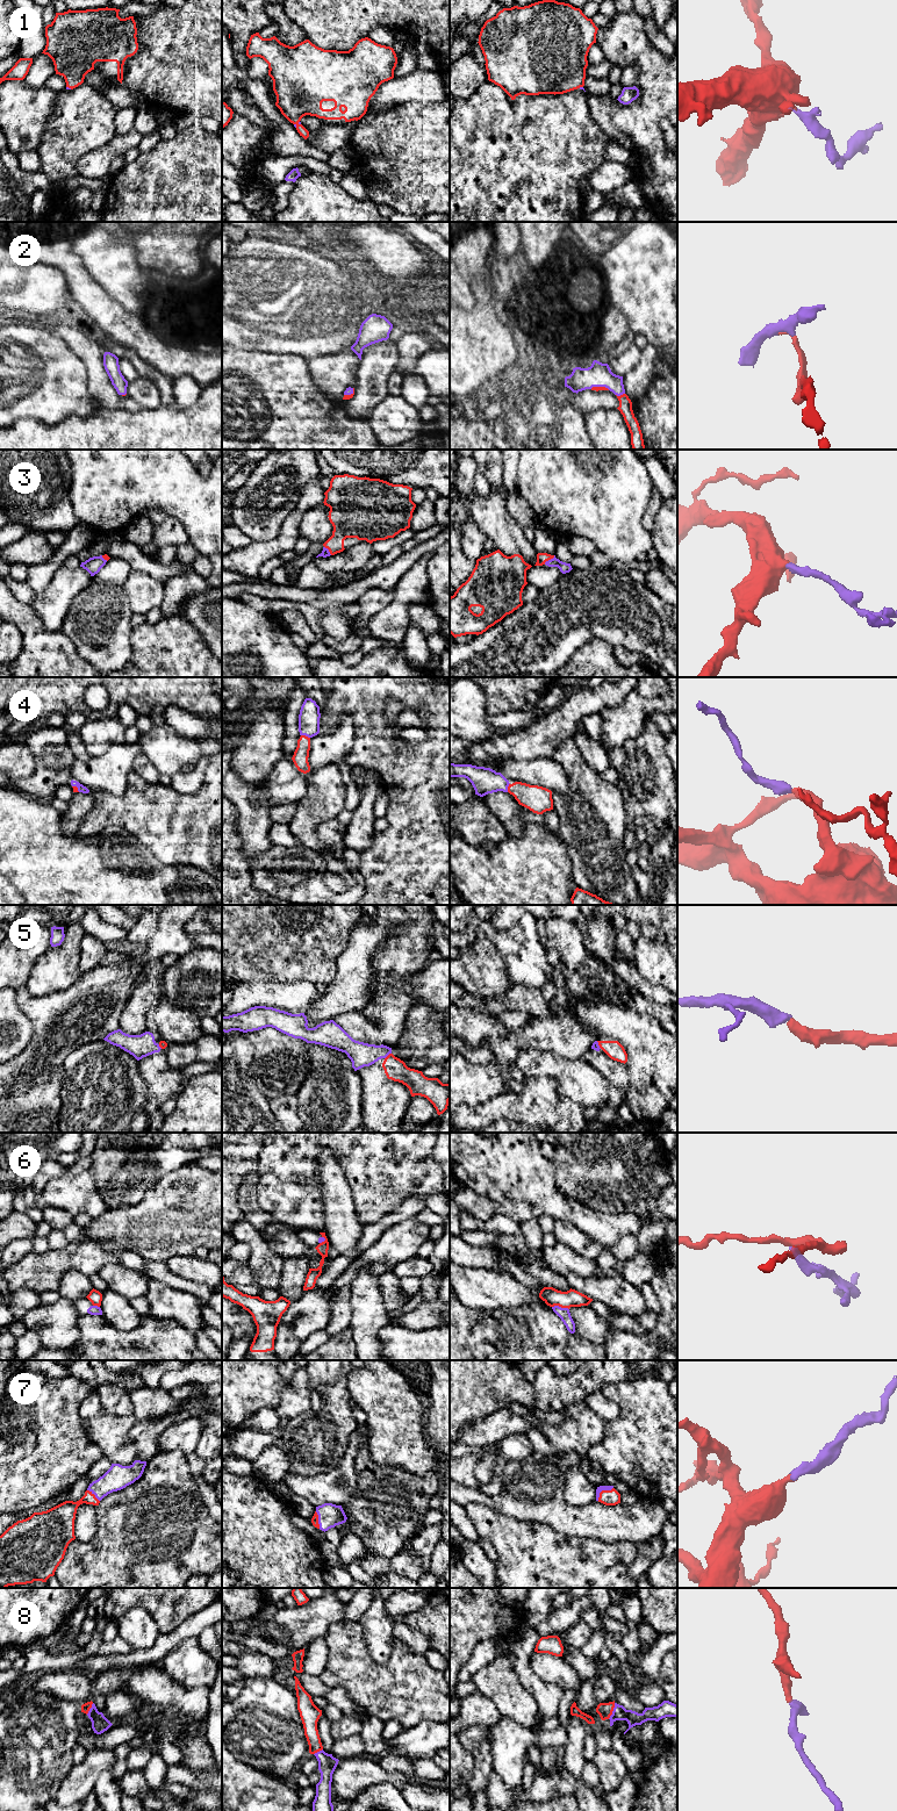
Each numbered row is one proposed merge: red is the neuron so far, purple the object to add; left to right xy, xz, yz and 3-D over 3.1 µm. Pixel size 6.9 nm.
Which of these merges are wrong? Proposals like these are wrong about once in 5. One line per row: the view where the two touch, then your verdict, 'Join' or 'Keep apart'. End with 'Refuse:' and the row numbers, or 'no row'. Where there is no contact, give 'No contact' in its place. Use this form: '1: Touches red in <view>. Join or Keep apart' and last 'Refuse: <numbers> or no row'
1: Touches red in xz. Join
2: Touches red in yz. Join
3: Touches red in yz. Join
4: Touches red in xz. Join
5: Touches red in xz. Join
6: Touches red in yz. Keep apart
7: Touches red in yz. Join
8: Touches red in yz. Join
Refuse: 6

